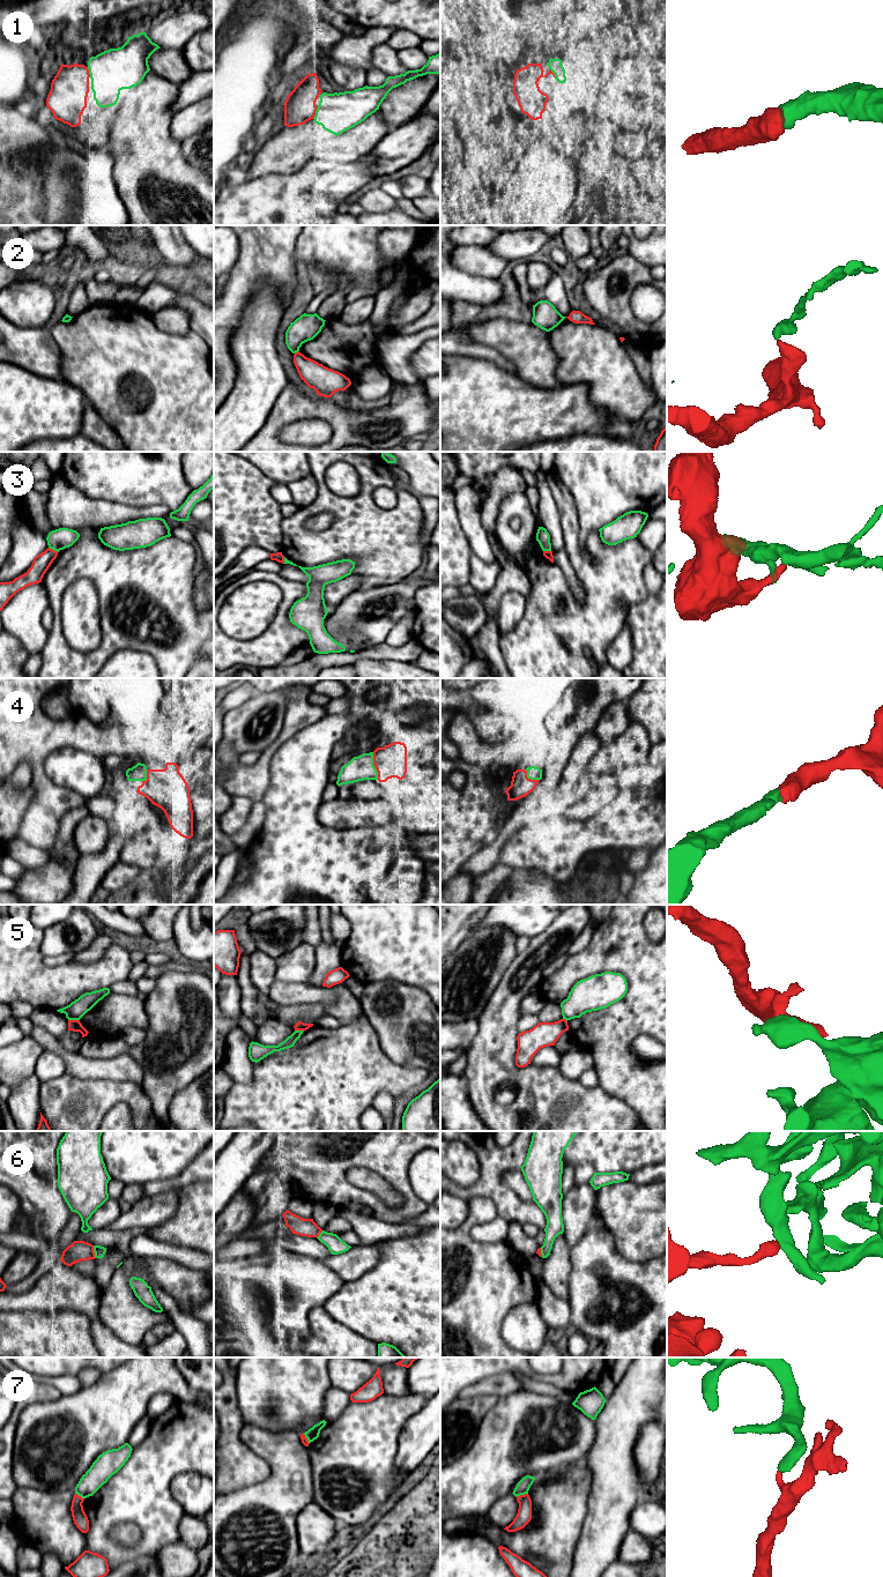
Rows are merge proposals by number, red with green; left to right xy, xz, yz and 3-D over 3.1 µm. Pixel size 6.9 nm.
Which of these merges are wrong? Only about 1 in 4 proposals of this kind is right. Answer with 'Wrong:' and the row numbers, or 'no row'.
Wrong: 2, 3, 5, 6, 7

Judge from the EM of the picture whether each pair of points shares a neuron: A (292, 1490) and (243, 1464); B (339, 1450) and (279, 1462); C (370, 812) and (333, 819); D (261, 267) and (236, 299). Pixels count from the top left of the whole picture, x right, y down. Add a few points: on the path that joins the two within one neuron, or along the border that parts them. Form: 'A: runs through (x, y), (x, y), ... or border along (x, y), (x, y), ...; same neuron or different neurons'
A: border along (257, 1453), (267, 1464), (269, 1474), (243, 1487); different neurons
B: border along (306, 1447), (312, 1482); different neurons
C: runs through (361, 813), (342, 815); same neuron
D: runs through (253, 275), (238, 291); same neuron

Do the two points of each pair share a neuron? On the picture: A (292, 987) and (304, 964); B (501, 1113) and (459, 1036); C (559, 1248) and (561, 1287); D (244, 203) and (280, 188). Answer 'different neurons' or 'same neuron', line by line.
A: different neurons
B: different neurons
C: same neuron
D: same neuron

